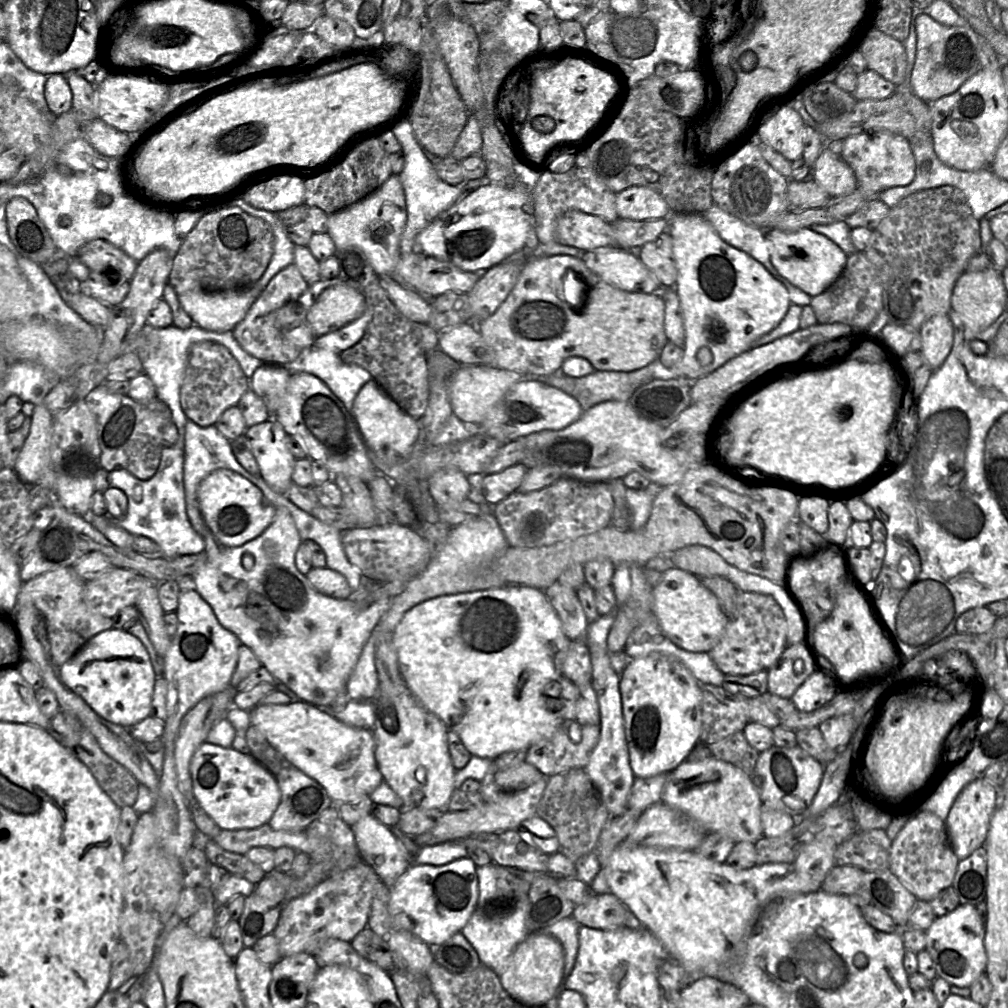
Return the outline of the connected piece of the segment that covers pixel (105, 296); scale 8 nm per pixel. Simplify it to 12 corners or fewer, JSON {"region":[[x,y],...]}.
{"region":[[118,270],[90,271],[84,288],[114,307],[126,298],[130,281]]}

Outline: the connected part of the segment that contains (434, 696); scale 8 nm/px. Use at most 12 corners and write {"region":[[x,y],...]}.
{"region":[[545,592],[421,602],[393,631],[414,697],[472,756],[563,724]]}

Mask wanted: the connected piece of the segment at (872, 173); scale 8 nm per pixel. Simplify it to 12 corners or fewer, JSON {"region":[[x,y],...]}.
{"region":[[891,132],[843,140],[858,187],[879,195],[907,186],[916,163]]}

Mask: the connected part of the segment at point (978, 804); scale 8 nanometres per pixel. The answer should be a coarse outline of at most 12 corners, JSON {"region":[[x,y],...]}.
{"region":[[983,776],[959,793],[945,820],[959,860],[984,846],[1000,789]]}

